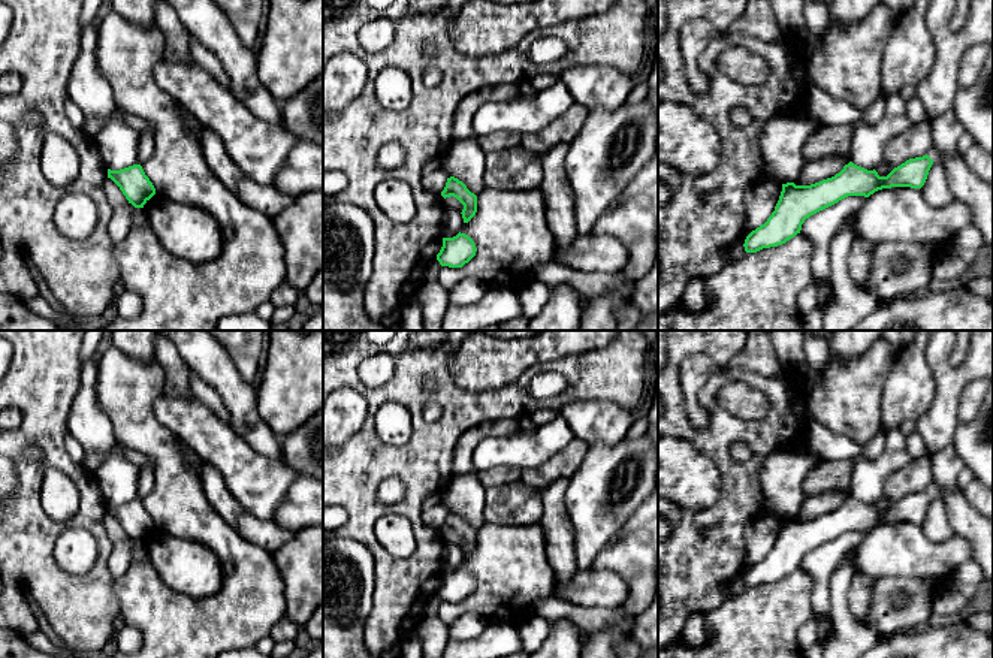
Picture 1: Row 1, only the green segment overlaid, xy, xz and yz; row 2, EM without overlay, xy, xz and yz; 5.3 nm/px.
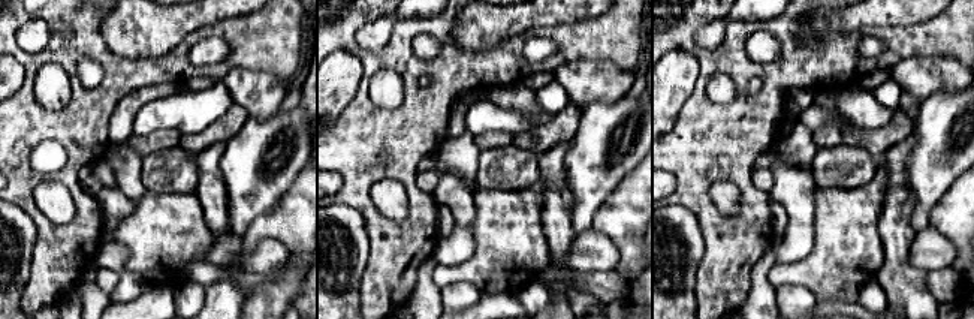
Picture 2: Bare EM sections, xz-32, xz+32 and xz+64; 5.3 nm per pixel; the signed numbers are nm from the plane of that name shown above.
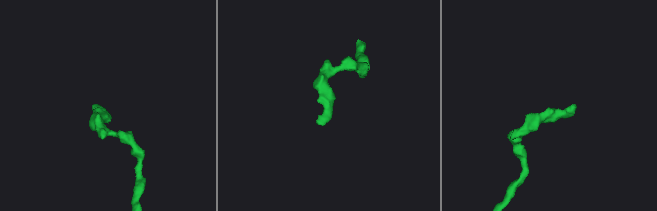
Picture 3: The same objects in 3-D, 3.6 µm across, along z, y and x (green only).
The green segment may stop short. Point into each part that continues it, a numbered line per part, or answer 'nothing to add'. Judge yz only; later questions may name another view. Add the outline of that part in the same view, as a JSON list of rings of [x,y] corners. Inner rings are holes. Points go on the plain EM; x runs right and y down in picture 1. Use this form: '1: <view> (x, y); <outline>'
1: yz (977, 530); [[[930,485],[927,491],[944,498],[953,532],[971,544],[972,559],[983,568],[986,580],[993,582],[993,519],[980,514],[960,489],[942,492],[938,485]]]

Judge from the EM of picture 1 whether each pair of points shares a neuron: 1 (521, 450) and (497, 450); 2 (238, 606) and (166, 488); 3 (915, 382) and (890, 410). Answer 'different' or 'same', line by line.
1: same
2: same
3: same

